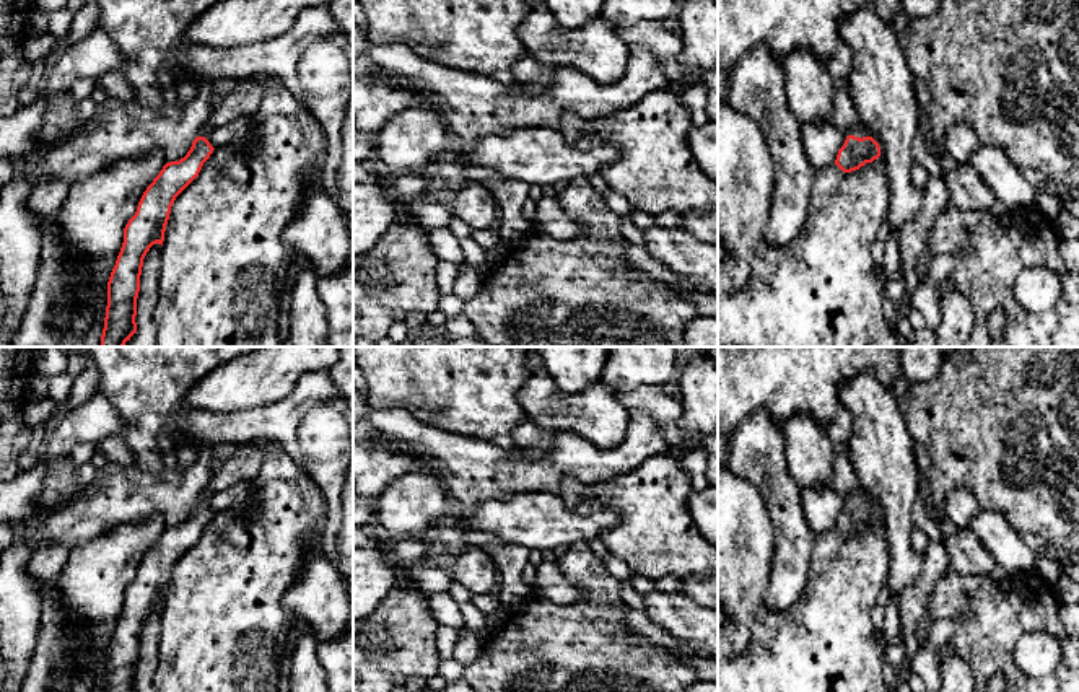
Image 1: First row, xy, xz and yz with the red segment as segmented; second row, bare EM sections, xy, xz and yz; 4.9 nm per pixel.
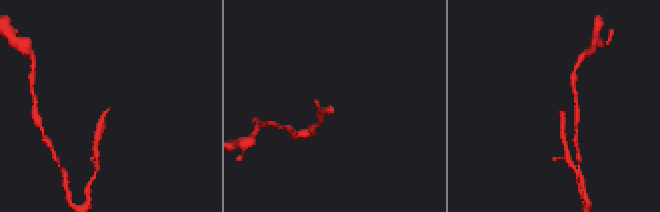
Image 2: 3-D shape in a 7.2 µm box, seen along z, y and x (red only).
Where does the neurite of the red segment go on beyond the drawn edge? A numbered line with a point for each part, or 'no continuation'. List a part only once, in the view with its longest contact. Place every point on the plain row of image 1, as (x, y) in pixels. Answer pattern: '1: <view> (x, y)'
1: yz (861, 494)

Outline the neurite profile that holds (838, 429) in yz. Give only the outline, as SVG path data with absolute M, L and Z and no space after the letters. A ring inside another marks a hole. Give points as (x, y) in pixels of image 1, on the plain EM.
M840 405L827 427L827 433L835 445L846 445L851 436L851 425L851 414Z

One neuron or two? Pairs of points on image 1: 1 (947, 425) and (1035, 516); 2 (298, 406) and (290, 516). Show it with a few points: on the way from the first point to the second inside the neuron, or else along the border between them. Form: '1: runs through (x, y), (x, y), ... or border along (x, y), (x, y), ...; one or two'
1: runs through (970, 448), (1013, 494); one
2: border along (272, 440), (301, 463); two

